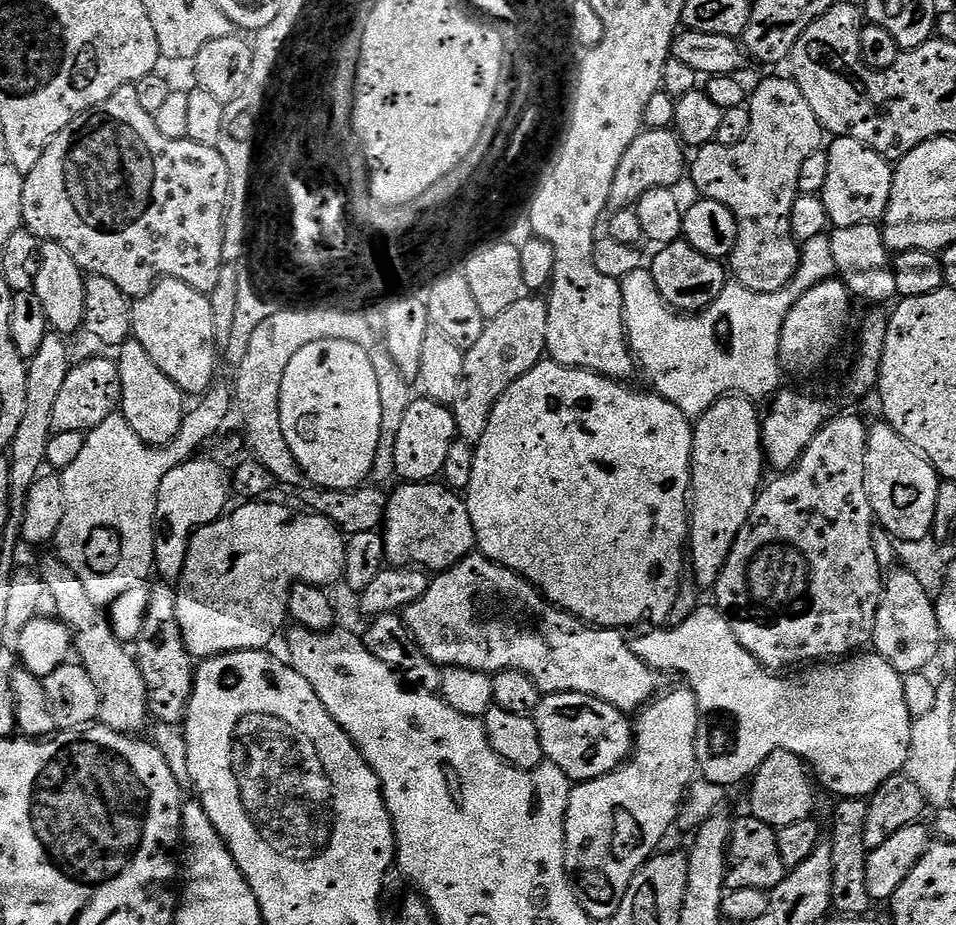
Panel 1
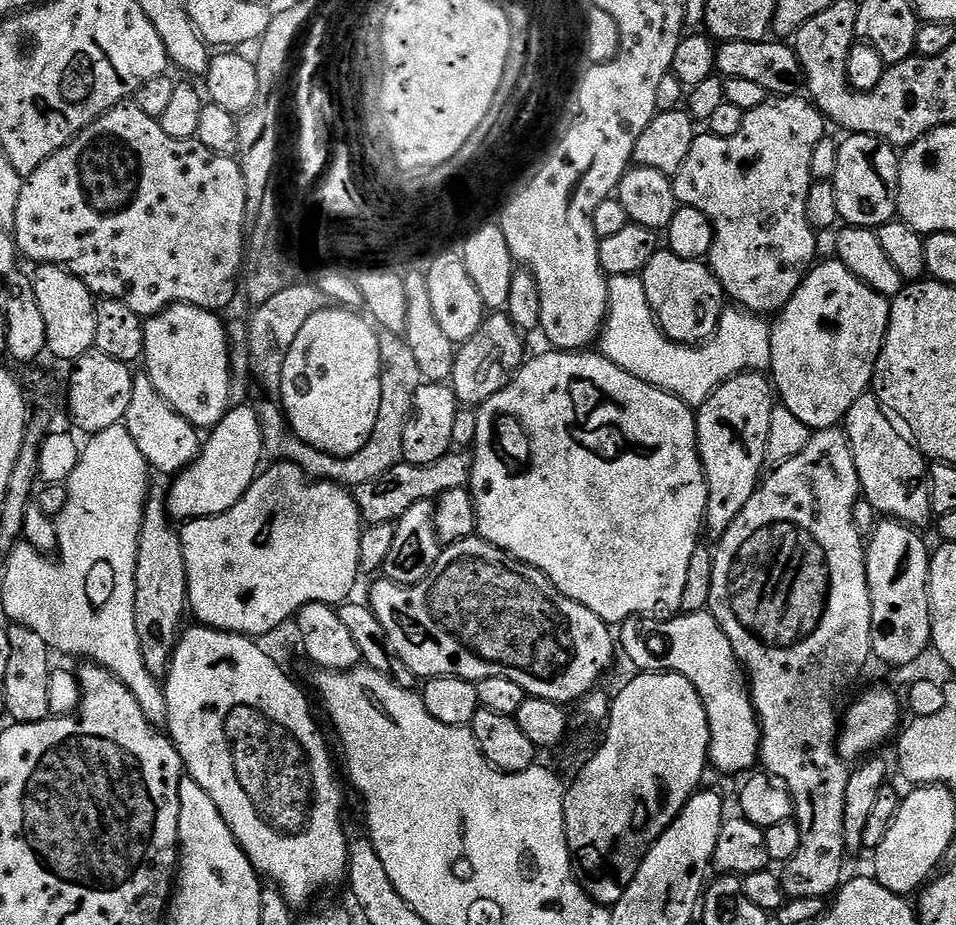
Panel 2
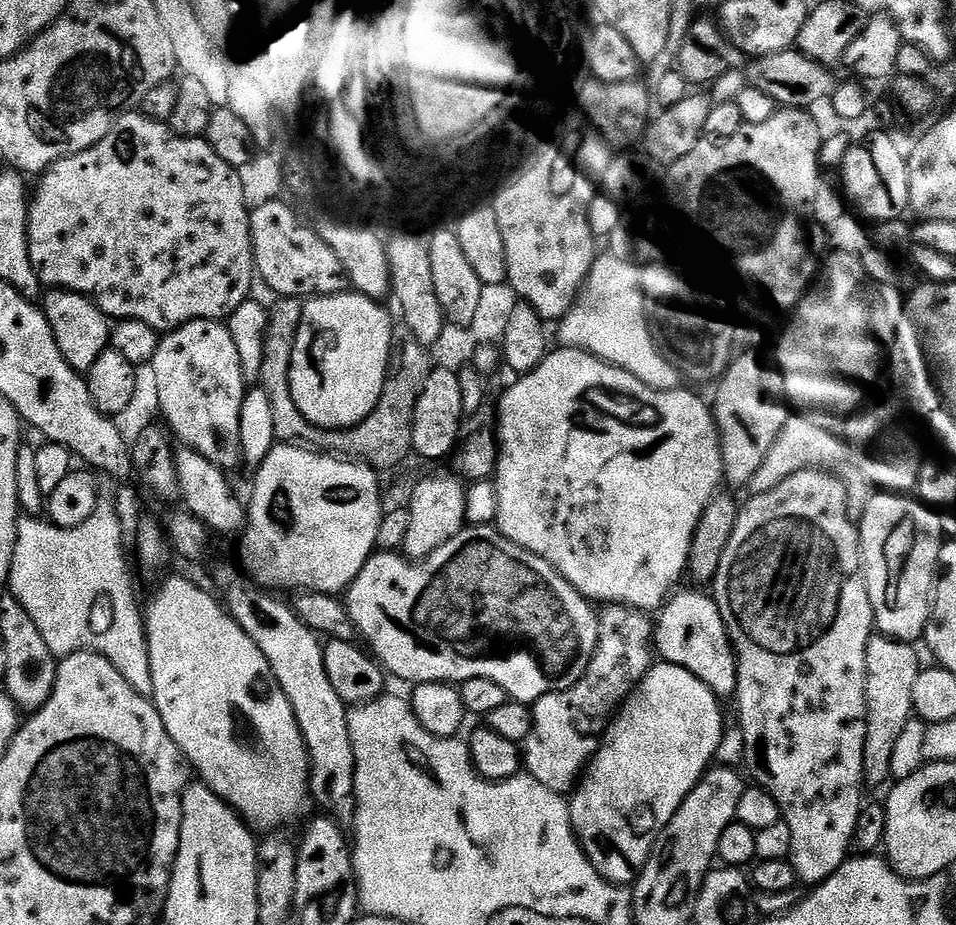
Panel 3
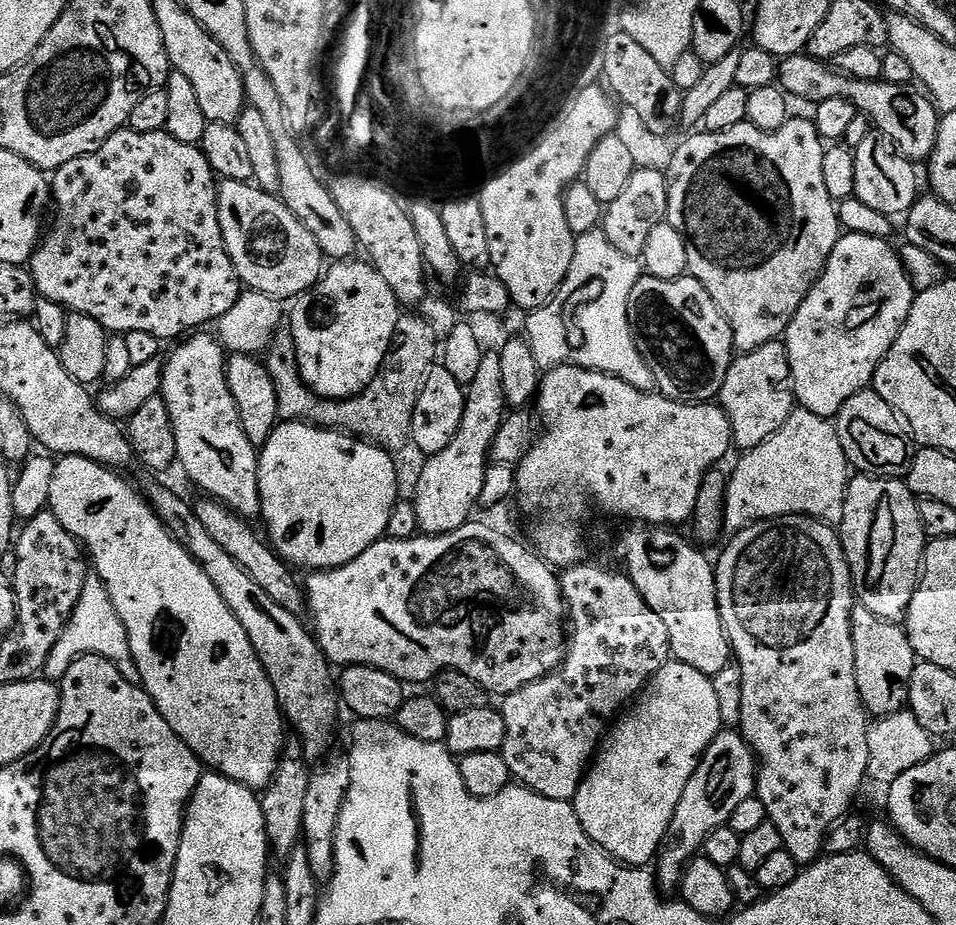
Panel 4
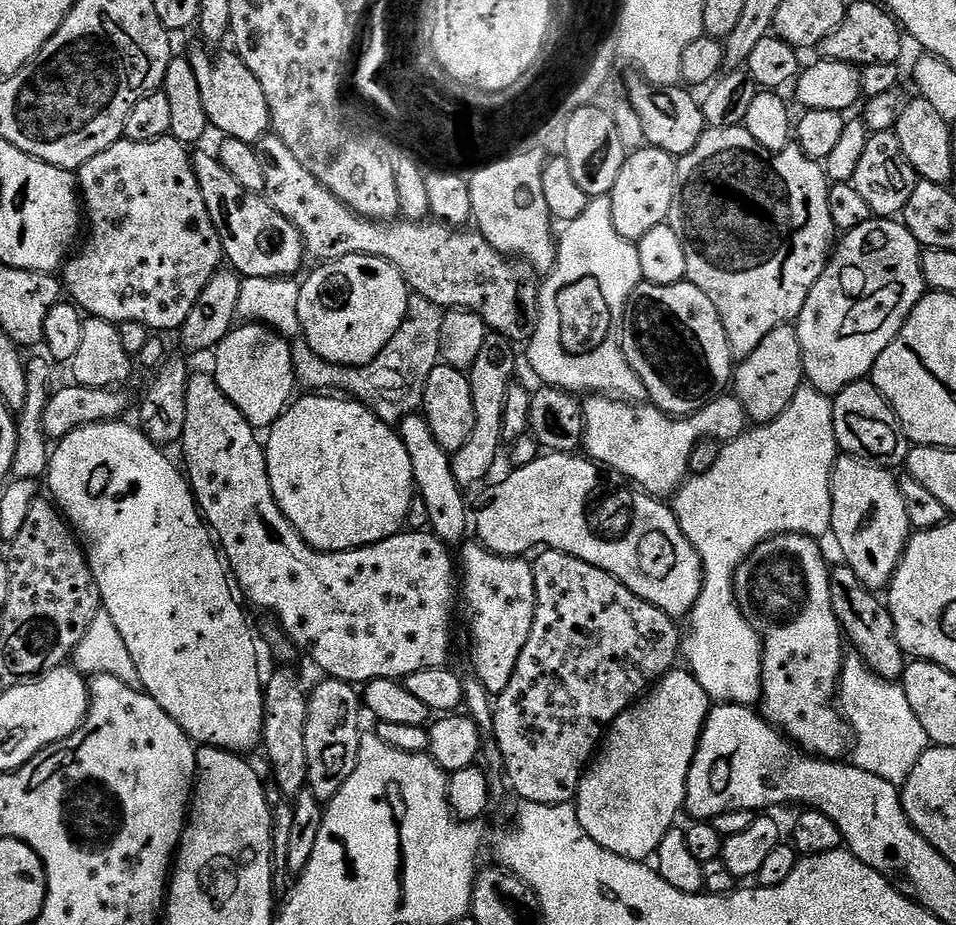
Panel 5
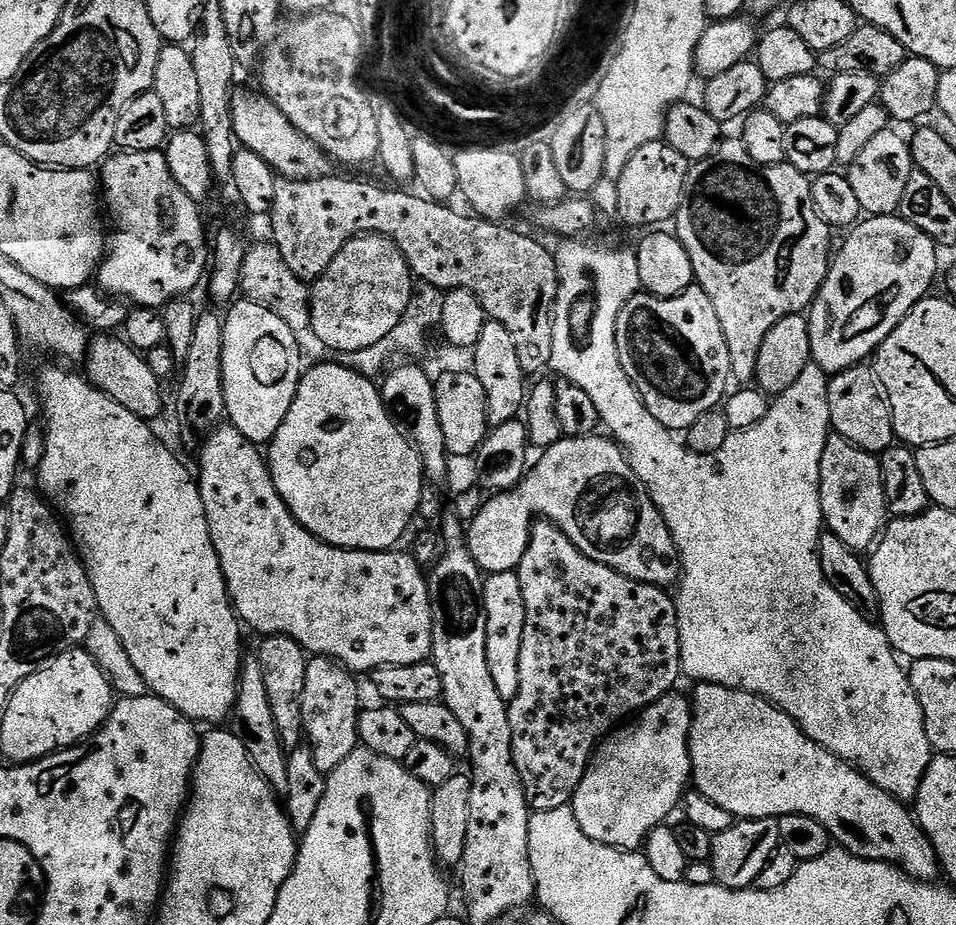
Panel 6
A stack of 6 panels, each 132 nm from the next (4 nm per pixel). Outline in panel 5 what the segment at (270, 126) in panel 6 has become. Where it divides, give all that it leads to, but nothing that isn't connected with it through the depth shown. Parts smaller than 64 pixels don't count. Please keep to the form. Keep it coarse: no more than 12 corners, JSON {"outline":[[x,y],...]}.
{"outline":[[228,50],[191,53],[208,123],[255,145],[272,115],[258,78]]}

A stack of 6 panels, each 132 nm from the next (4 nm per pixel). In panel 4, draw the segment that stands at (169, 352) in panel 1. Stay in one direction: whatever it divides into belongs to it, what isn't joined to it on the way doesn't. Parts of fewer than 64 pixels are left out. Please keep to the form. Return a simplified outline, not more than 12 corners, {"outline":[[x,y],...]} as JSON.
{"outline":[[192,334],[164,360],[179,467],[259,517],[260,462],[226,349]]}

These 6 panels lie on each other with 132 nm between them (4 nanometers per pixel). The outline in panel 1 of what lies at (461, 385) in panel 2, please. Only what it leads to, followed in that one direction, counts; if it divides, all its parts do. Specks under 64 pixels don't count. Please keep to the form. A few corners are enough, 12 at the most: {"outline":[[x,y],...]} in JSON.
{"outline":[[549,301],[491,317],[464,357],[459,439],[478,442],[496,403],[545,359]]}

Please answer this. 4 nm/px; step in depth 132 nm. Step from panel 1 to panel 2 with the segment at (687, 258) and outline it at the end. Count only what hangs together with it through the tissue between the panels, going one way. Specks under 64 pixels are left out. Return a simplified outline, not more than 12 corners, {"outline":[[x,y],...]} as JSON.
{"outline":[[658,250],[642,279],[676,344],[712,339],[726,311],[707,263]]}

